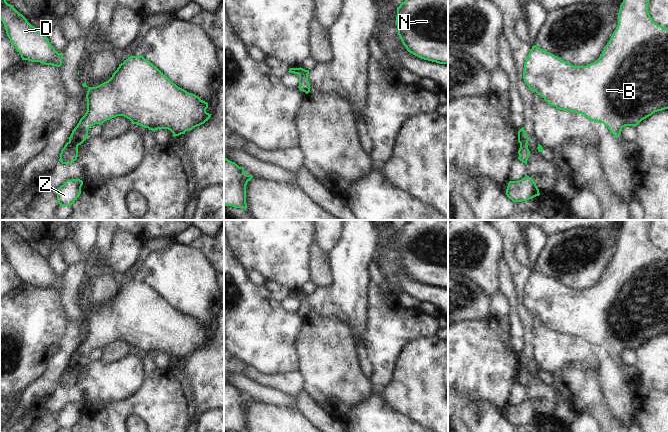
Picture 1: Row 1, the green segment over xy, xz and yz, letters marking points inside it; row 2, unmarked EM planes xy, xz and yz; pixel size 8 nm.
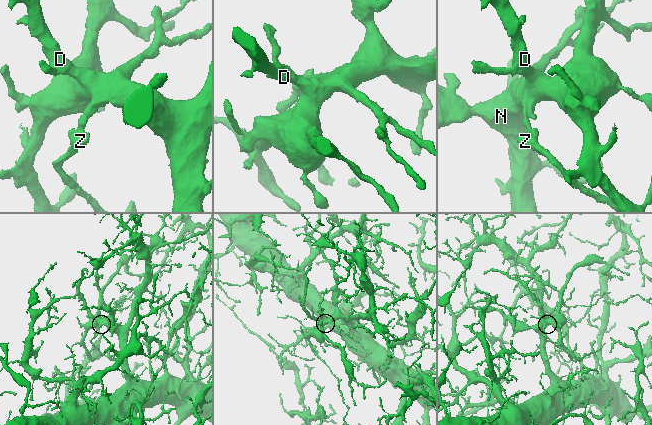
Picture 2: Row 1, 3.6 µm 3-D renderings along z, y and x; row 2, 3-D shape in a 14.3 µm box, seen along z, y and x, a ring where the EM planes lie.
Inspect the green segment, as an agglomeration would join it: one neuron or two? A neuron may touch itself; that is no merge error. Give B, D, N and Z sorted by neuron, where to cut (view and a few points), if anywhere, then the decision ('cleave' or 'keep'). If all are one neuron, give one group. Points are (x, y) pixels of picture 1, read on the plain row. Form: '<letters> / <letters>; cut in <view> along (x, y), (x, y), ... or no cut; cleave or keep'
B D N / Z; cut in xy along (69, 365), (77, 370); cleave

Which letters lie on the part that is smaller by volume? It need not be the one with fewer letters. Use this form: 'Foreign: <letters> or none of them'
Foreign: Z

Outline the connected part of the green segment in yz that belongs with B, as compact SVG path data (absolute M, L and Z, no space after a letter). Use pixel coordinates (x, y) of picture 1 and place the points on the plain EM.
M624 220L616 254L598 284L591 288L574 290L536 269L532 270L524 287L524 306L550 330L601 346L615 362L621 359L623 351L636 351L653 337L668 333L668 252L653 245L648 235L649 223L650 220Z

